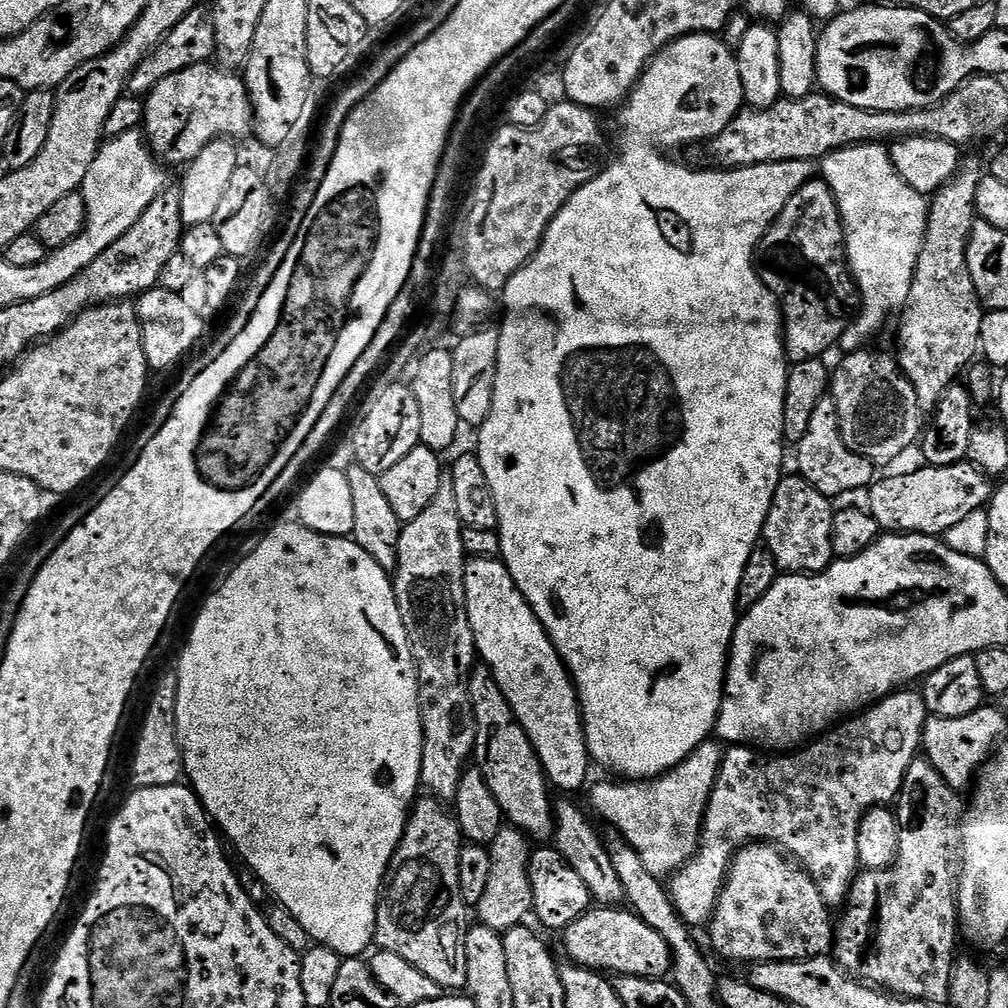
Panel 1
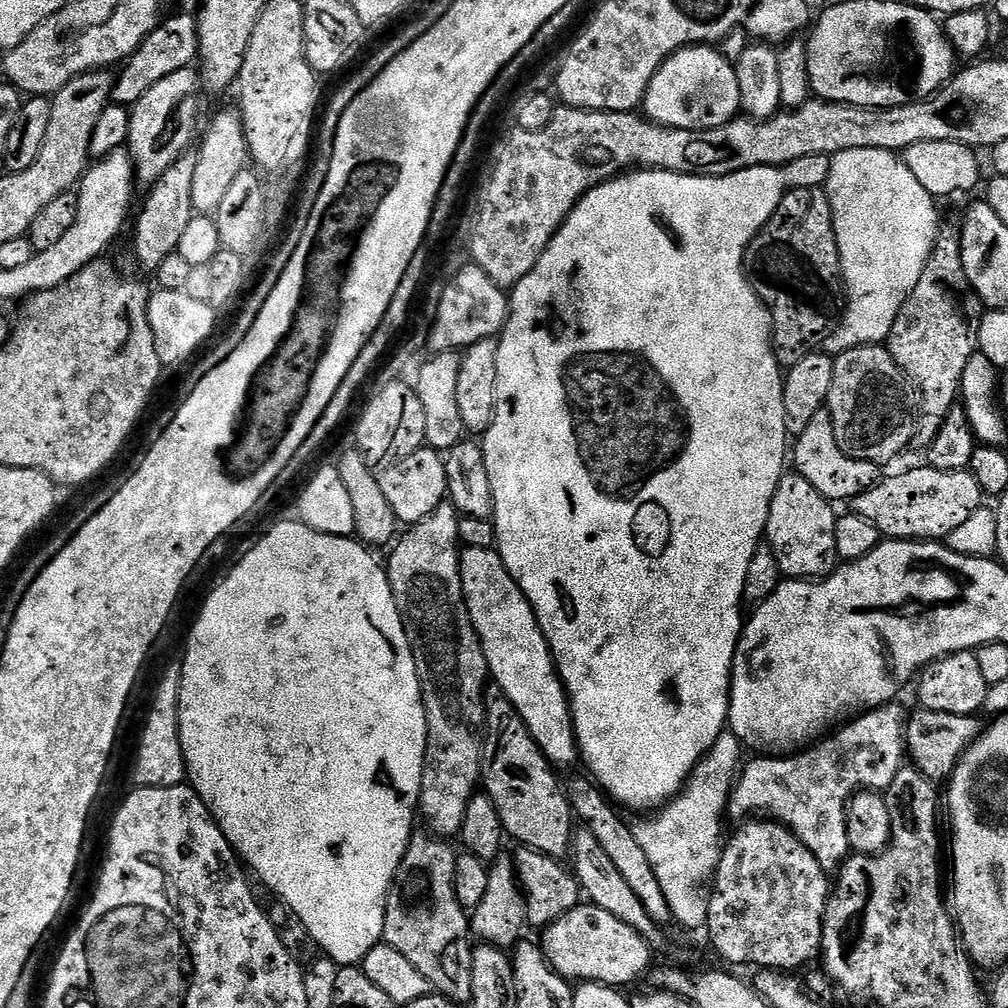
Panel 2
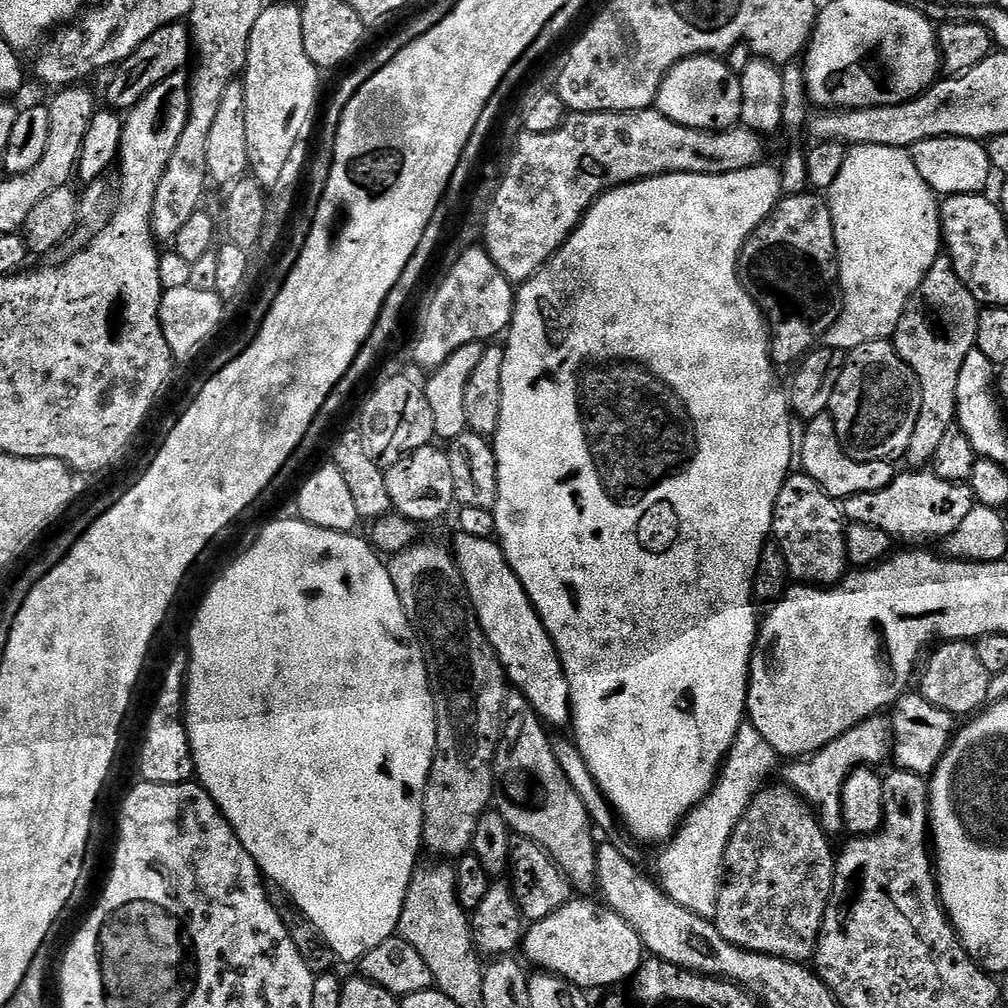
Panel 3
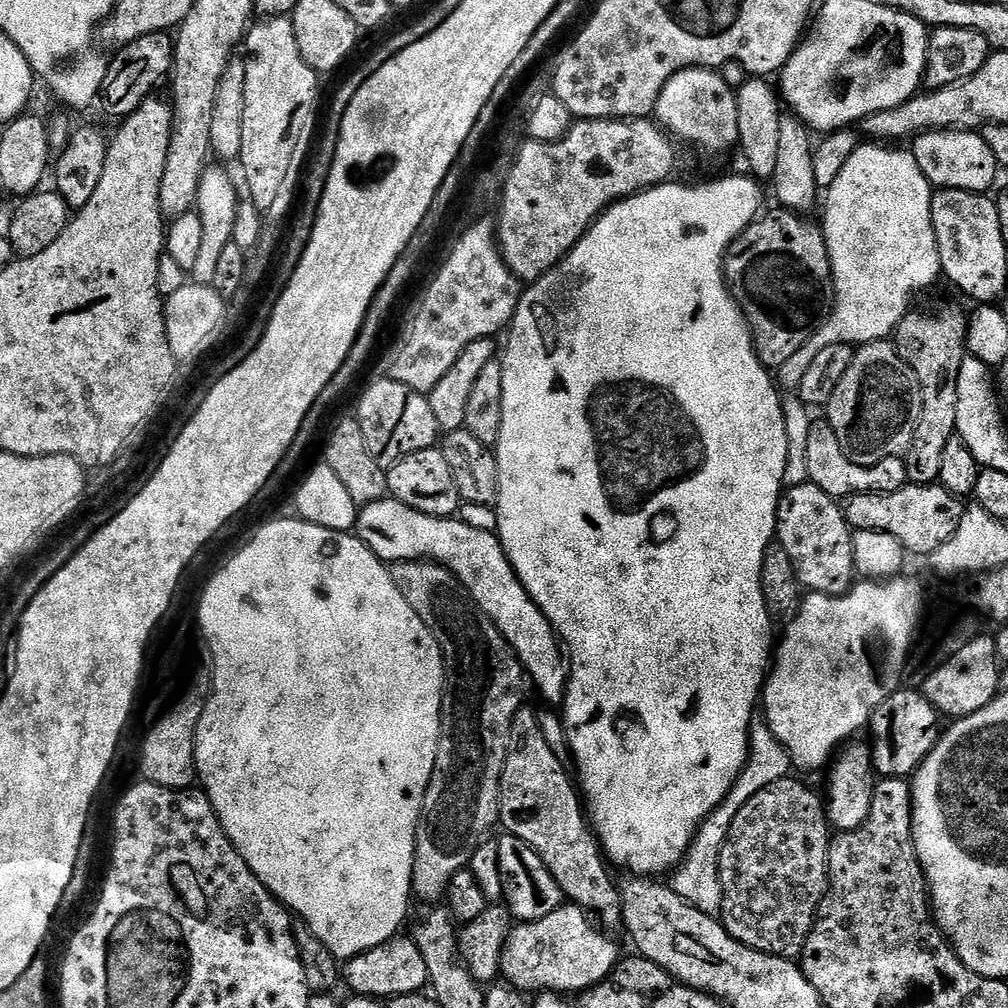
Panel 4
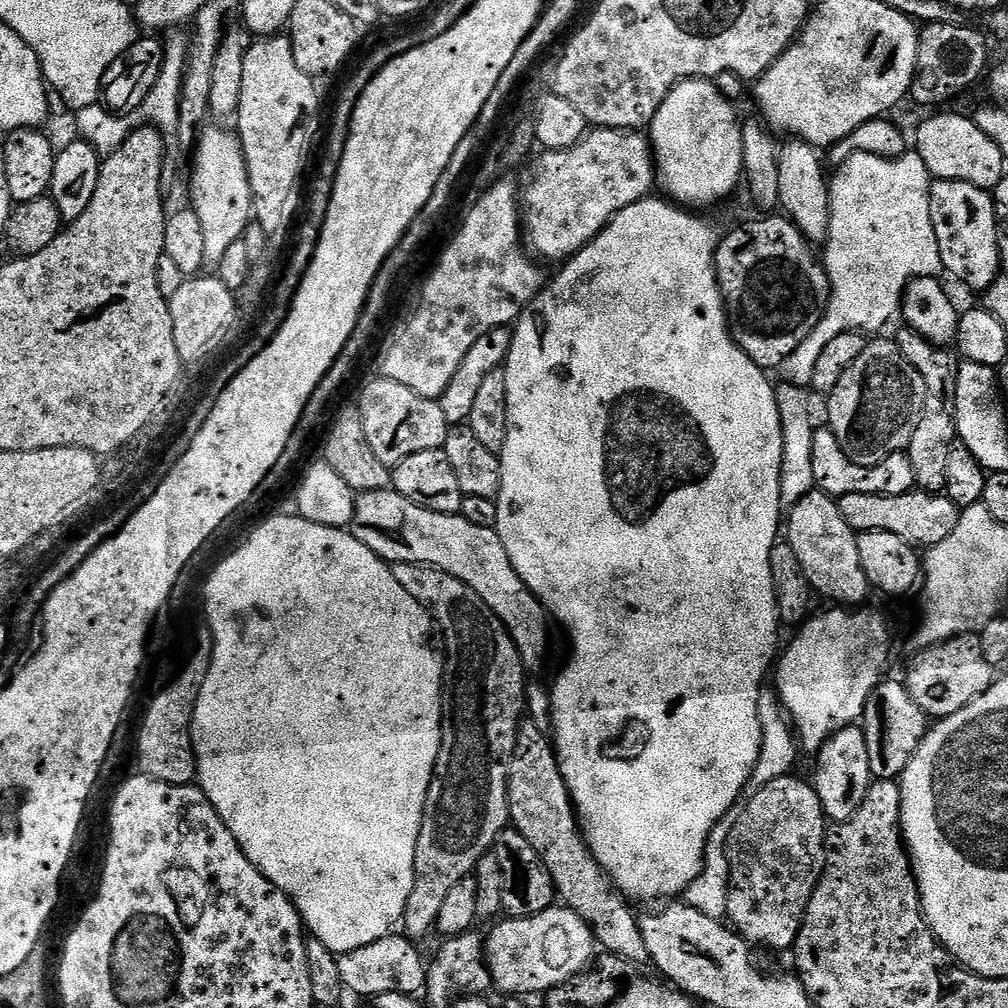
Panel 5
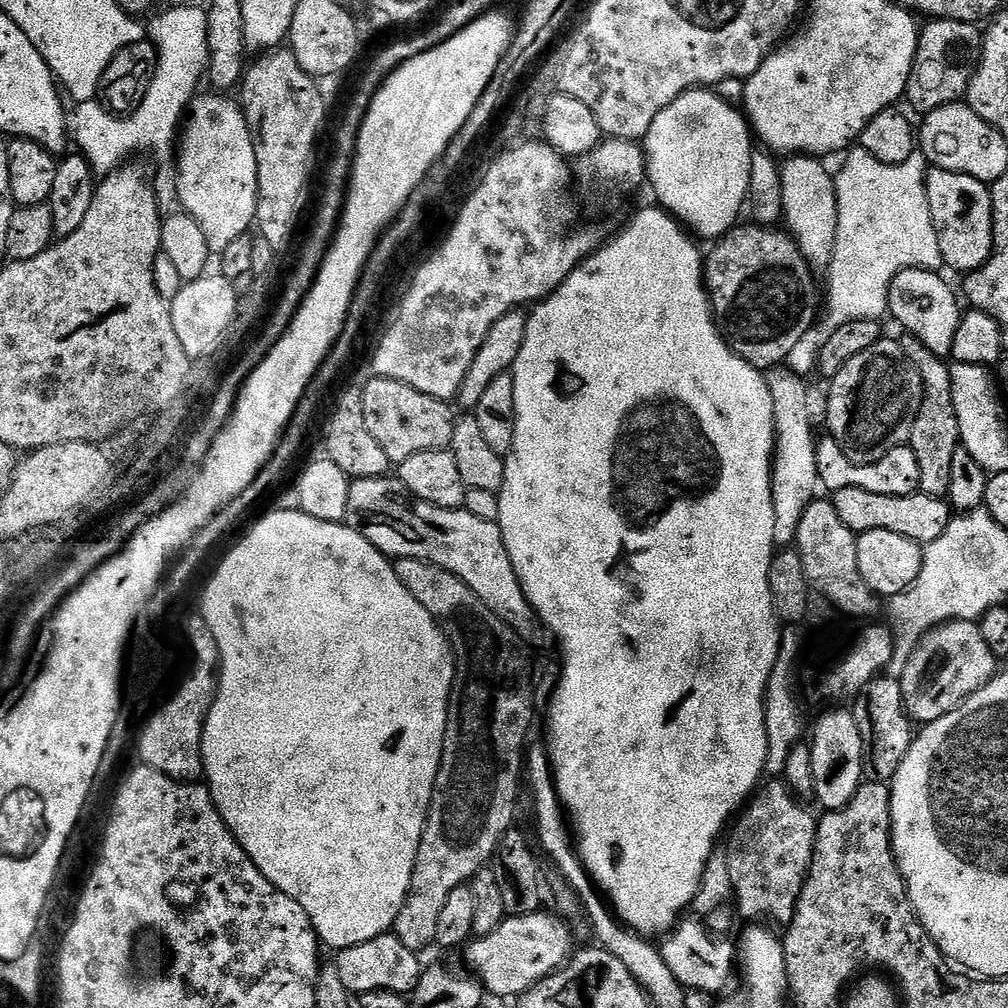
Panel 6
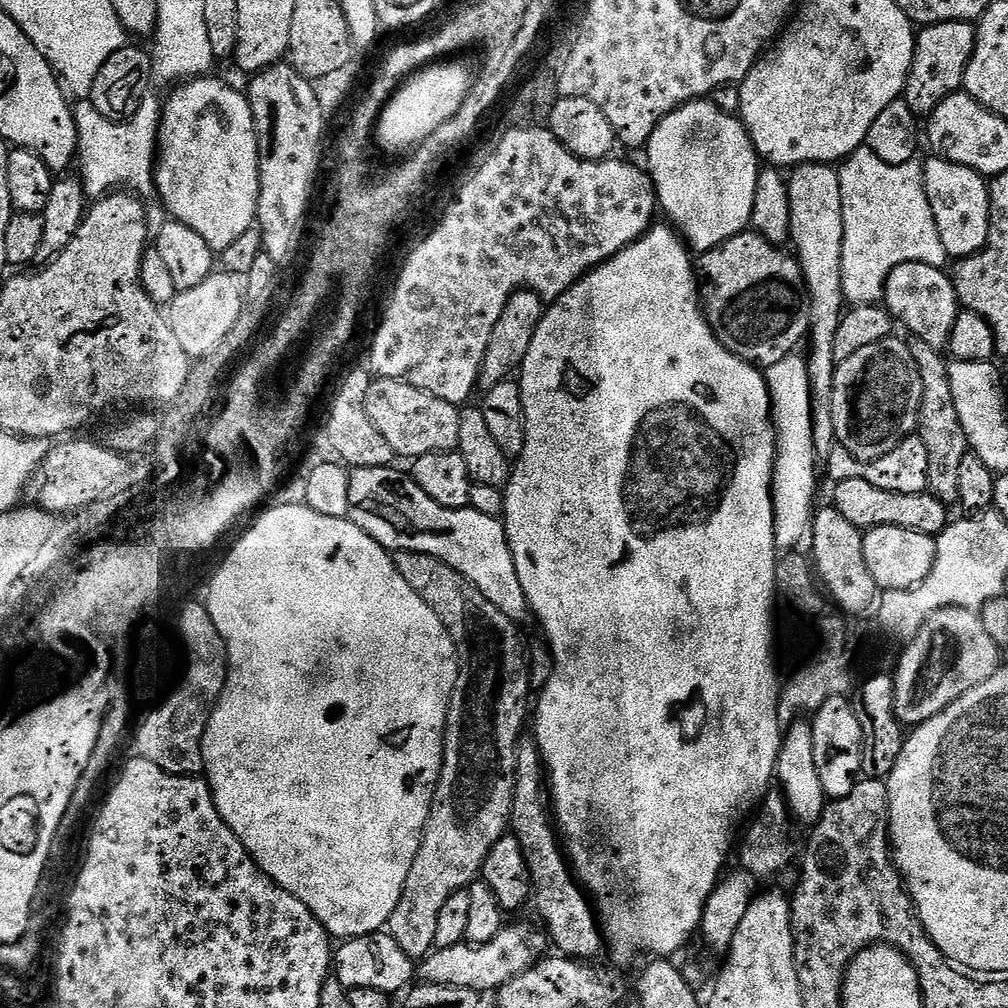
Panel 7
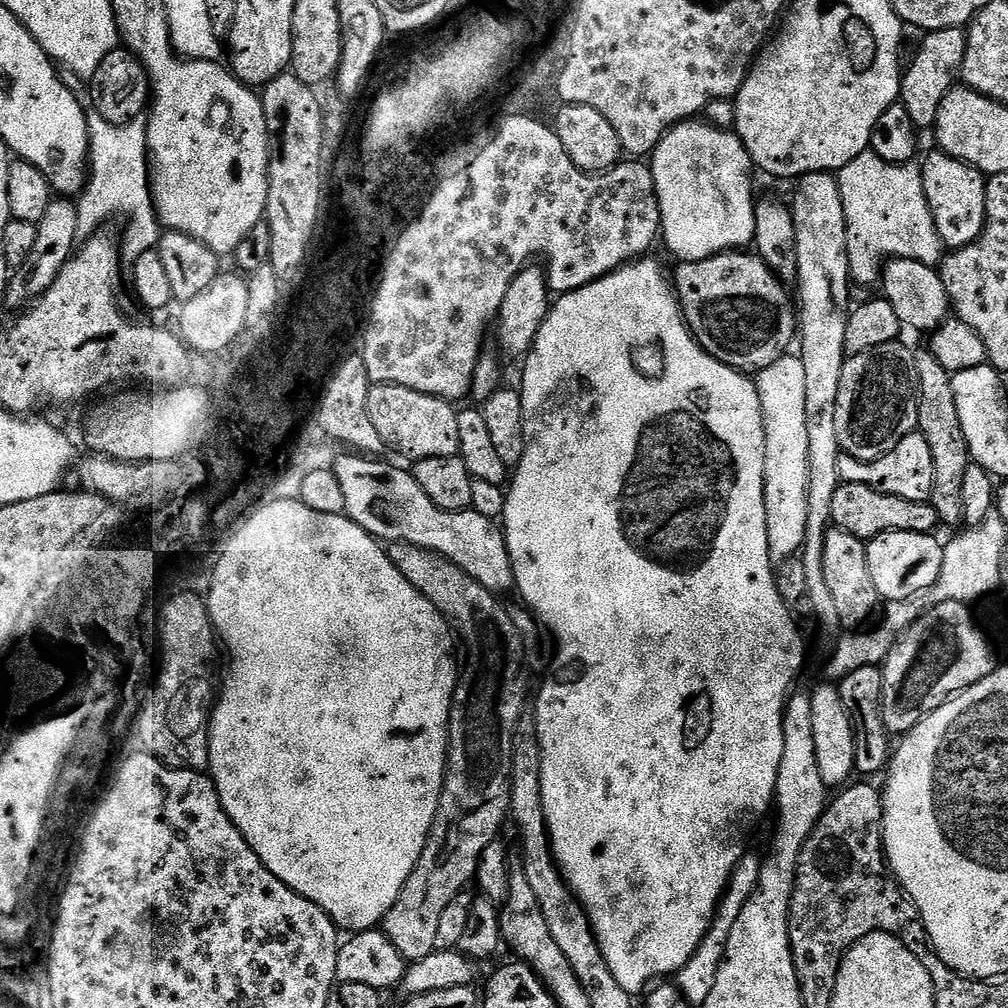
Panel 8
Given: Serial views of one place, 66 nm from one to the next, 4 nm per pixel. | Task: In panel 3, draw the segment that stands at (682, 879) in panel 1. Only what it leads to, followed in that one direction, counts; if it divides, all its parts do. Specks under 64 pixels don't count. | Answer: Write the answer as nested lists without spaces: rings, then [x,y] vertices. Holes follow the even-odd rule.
[[[877,714],[868,720],[863,720],[858,726],[846,730],[846,734],[834,738],[834,742],[830,742],[822,750],[813,752],[807,758],[789,763],[792,765],[785,770],[783,783],[791,788],[805,804],[815,809],[825,829],[841,827],[840,799],[844,783],[850,773],[858,768],[880,766],[876,764],[889,759],[892,733],[889,721],[885,717],[883,720],[882,717],[883,715]]]

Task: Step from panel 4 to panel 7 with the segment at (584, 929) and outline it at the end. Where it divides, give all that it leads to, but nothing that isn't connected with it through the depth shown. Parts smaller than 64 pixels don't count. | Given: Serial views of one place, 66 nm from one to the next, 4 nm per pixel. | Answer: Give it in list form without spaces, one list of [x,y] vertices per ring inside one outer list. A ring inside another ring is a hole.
[[[509,923],[497,936],[490,938],[490,942],[485,944],[465,942],[432,951],[419,965],[418,976],[425,984],[462,986],[462,990],[492,994],[506,982],[510,982],[510,978],[533,967],[541,959],[540,951],[544,948],[544,942],[546,944],[543,931],[535,932],[528,924]]]

